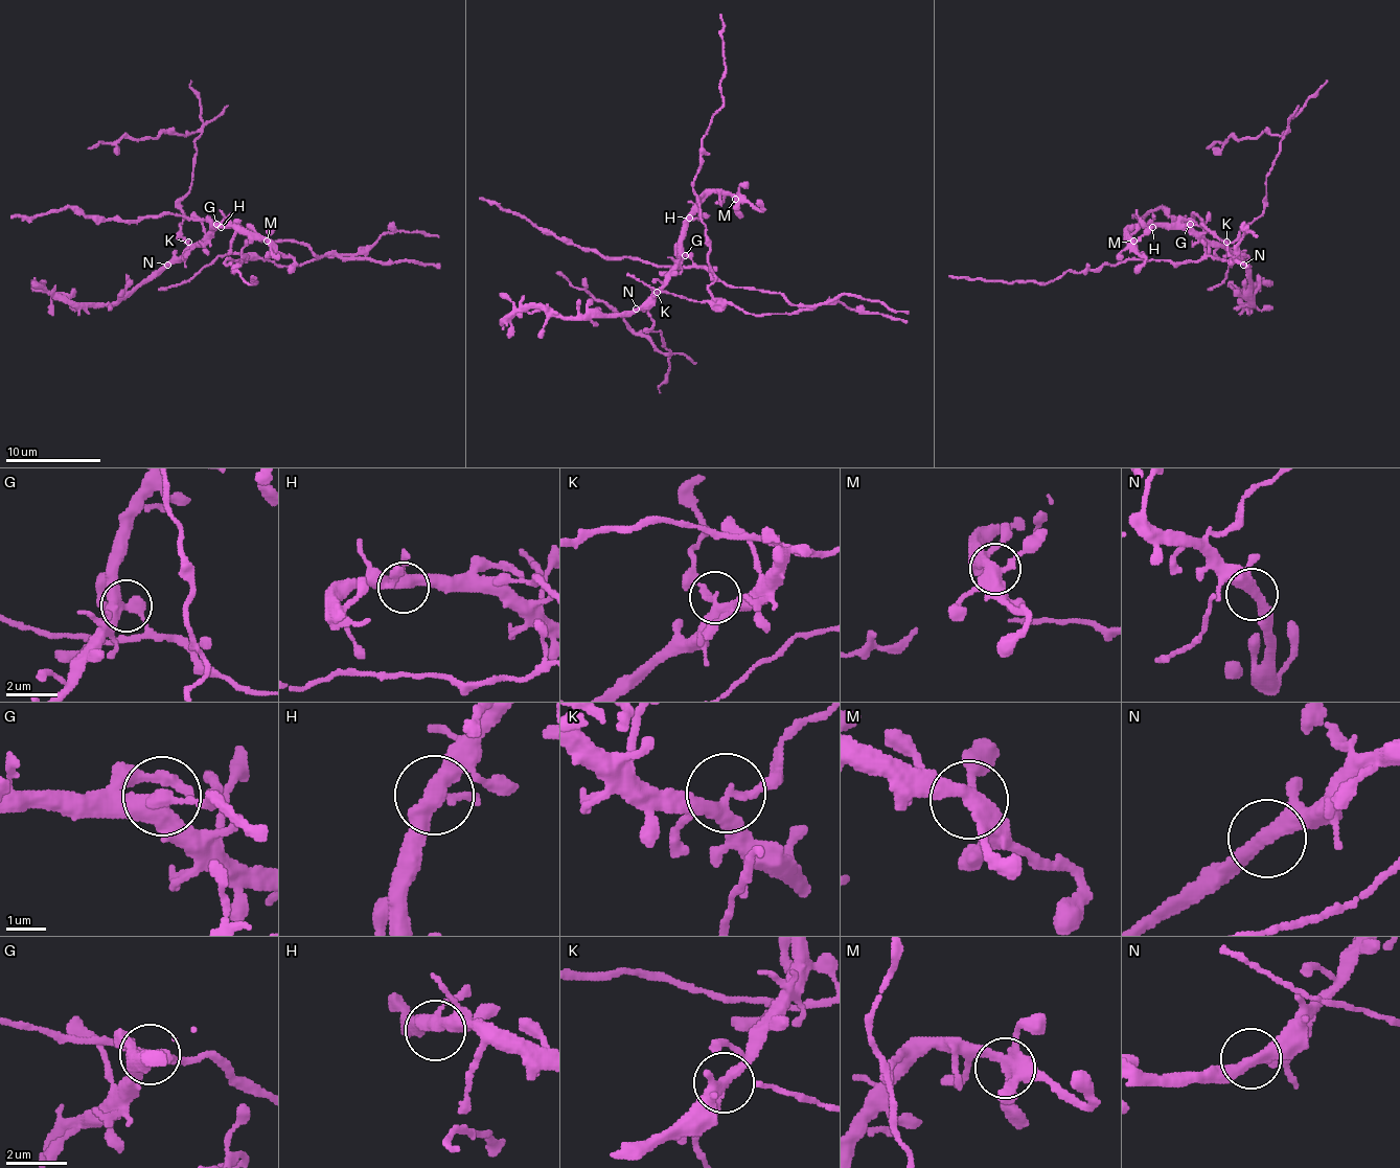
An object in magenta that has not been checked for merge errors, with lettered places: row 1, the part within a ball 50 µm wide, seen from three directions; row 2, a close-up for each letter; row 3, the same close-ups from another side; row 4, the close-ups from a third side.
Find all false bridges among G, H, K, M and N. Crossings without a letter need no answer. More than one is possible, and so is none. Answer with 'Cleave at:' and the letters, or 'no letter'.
Cleave at: G, K

